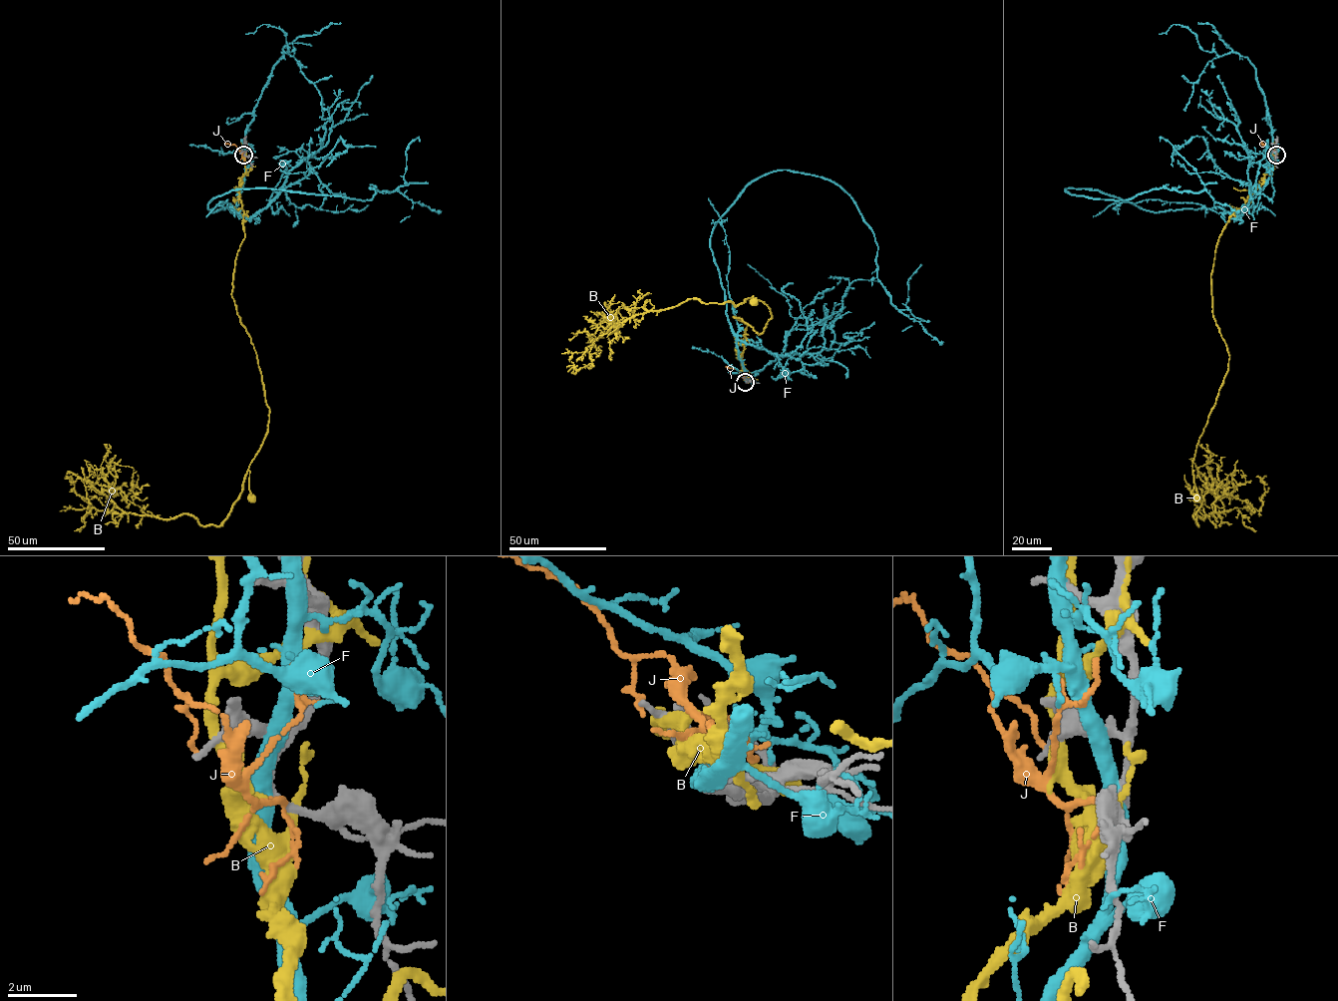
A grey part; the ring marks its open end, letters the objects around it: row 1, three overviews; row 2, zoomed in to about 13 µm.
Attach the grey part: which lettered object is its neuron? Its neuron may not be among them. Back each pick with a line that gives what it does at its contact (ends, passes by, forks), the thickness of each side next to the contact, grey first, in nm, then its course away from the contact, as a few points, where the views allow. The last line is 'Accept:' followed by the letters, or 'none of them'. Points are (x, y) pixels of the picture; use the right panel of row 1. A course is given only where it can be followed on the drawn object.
Accept: none of them

